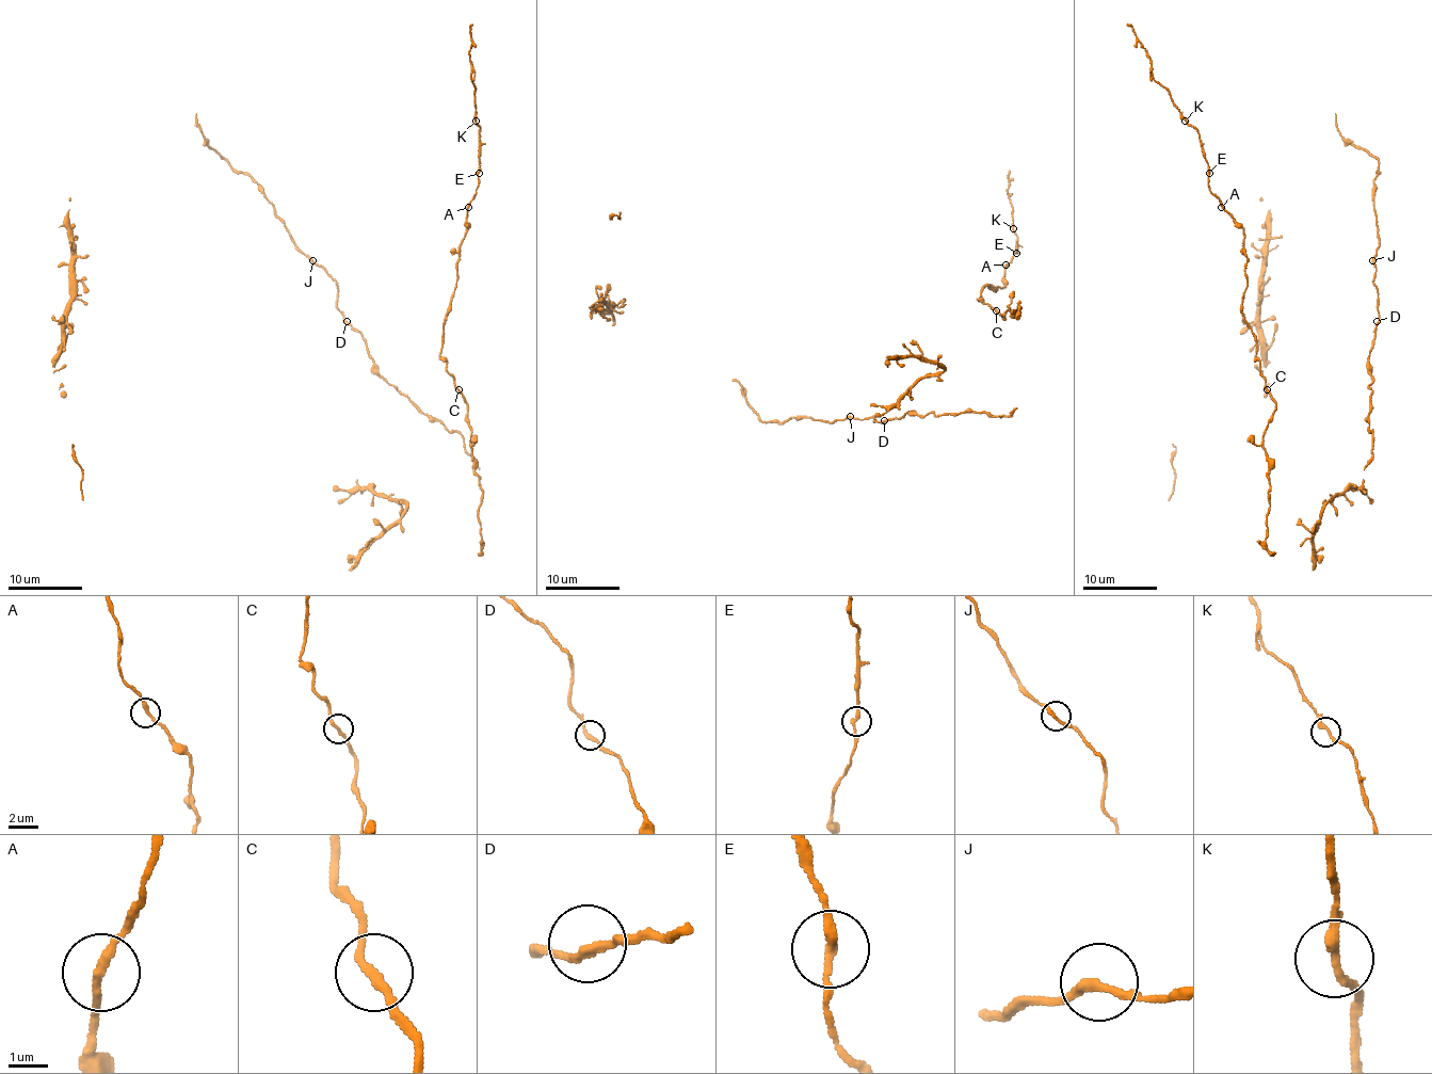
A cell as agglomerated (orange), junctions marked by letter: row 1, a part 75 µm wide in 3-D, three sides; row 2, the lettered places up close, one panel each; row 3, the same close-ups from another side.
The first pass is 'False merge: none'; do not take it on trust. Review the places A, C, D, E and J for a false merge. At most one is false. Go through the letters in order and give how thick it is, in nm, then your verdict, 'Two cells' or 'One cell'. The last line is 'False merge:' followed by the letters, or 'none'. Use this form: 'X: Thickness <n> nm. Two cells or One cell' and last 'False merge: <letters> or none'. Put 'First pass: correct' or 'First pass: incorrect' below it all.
A: Thickness 240 nm. One cell
C: Thickness 220 nm. One cell
D: Thickness 200 nm. One cell
E: Thickness 240 nm. One cell
J: Thickness 220 nm. One cell
False merge: none
First pass: correct

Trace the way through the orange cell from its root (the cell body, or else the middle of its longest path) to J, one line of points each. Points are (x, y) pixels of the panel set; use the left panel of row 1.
J: (350, 325), (337, 307), (337, 285), (312, 260)

